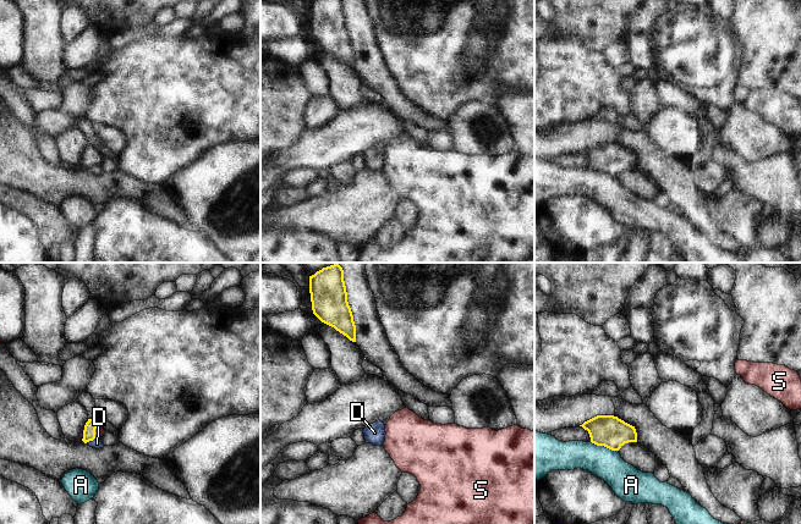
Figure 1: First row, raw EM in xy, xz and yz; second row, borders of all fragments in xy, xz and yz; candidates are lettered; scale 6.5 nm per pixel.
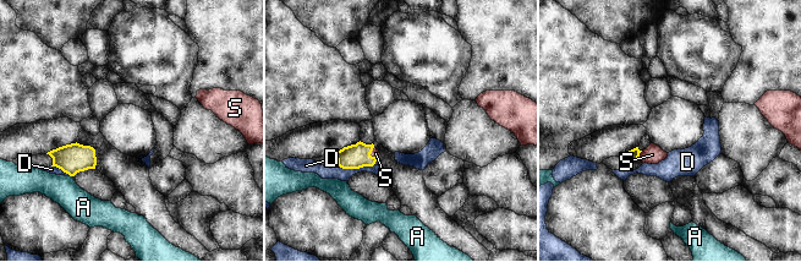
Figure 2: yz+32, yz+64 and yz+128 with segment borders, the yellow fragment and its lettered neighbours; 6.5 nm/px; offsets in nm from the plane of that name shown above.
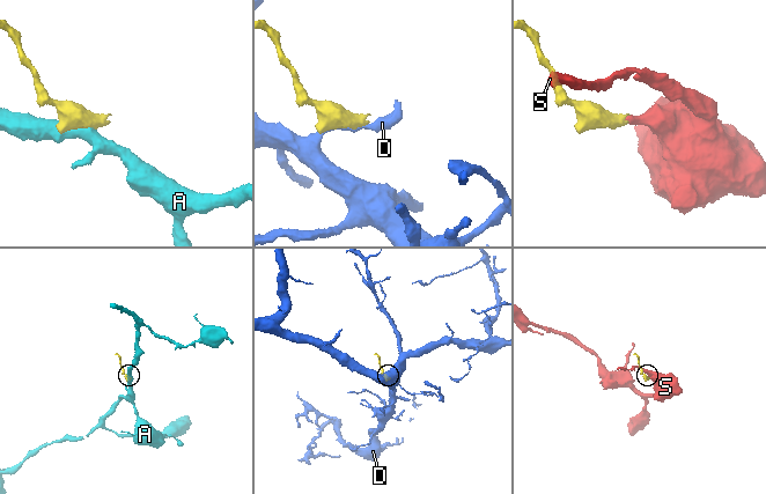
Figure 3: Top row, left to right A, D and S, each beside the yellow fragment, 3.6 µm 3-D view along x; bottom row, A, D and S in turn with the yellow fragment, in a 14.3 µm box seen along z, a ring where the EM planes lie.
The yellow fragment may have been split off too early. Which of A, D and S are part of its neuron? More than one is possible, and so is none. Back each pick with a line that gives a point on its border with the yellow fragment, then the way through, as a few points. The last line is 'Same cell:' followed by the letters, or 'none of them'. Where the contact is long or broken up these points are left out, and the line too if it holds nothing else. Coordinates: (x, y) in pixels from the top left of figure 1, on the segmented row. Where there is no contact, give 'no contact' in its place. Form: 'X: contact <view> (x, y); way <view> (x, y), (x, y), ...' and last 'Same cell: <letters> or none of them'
S: contact xy (94, 431); way xy (92, 424), (94, 431), (99, 431)
Same cell: S

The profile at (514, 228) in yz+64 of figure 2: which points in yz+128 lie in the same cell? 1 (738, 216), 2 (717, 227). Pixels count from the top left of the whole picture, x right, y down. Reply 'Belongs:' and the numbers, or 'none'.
Belongs: 1

